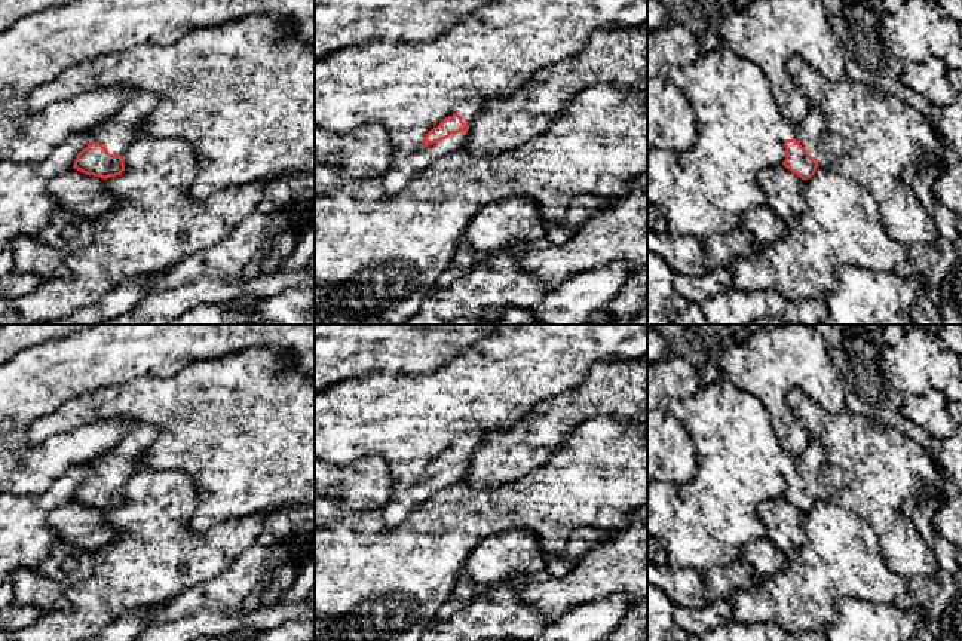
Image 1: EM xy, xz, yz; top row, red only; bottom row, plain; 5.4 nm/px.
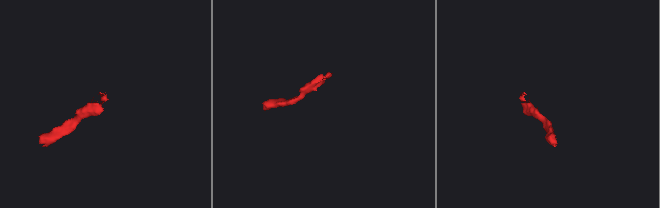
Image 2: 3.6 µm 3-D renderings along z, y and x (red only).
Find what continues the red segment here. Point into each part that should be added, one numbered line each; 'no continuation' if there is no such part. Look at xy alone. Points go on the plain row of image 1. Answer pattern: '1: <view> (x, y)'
1: xy (118, 465)

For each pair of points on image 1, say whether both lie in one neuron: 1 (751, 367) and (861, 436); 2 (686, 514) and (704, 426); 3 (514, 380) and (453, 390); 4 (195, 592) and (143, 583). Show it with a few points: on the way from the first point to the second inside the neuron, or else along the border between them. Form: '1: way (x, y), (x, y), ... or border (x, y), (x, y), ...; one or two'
1: border (784, 396), (793, 389), (802, 389), (820, 405); two
2: way (697, 491), (711, 475), (711, 448); one
3: way (499, 380), (483, 390), (468, 390); one
4: border (214, 576), (187, 586), (167, 601), (150, 604); two

